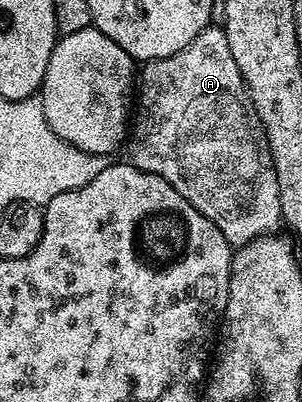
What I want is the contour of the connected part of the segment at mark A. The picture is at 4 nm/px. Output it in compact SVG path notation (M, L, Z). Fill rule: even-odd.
M207 27L191 38L183 50L140 65L135 80L135 107L127 132L128 148L128 163L171 182L203 218L216 226L230 246L250 244L255 238L276 233L282 227L279 182L275 178L267 134L243 82L243 74L235 66L224 27Z

